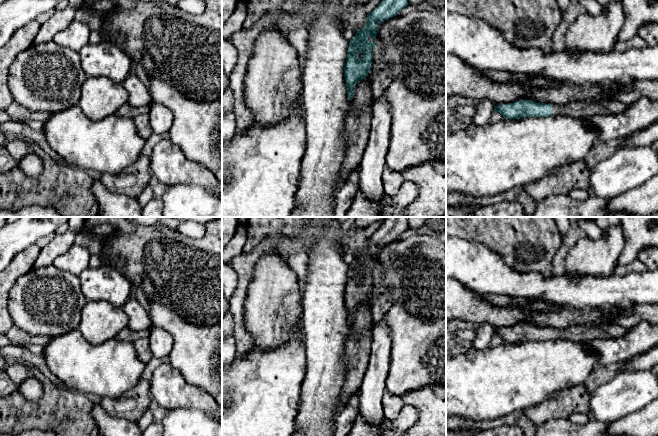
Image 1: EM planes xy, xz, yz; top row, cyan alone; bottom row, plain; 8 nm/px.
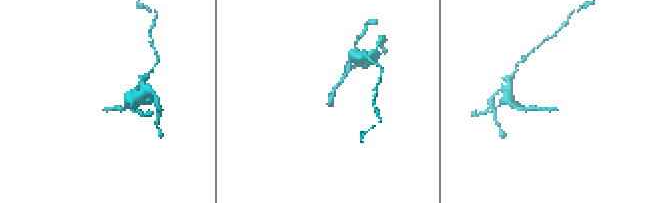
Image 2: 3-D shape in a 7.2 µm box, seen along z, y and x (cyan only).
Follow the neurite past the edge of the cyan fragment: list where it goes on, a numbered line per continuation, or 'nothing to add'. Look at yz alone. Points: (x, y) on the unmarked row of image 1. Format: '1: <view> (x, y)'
1: yz (578, 333)

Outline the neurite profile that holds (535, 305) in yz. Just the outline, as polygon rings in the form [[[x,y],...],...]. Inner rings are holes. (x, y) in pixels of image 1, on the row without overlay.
[[[483,294],[482,298],[497,307],[524,307],[534,312],[555,312],[563,307],[538,299],[515,298],[508,295]]]

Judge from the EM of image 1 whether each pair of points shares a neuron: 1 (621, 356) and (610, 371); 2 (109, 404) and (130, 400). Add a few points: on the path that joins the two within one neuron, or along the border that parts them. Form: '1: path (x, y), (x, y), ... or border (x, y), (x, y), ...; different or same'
1: path (617, 360), (610, 367); same
2: path (114, 404), (125, 404); same

